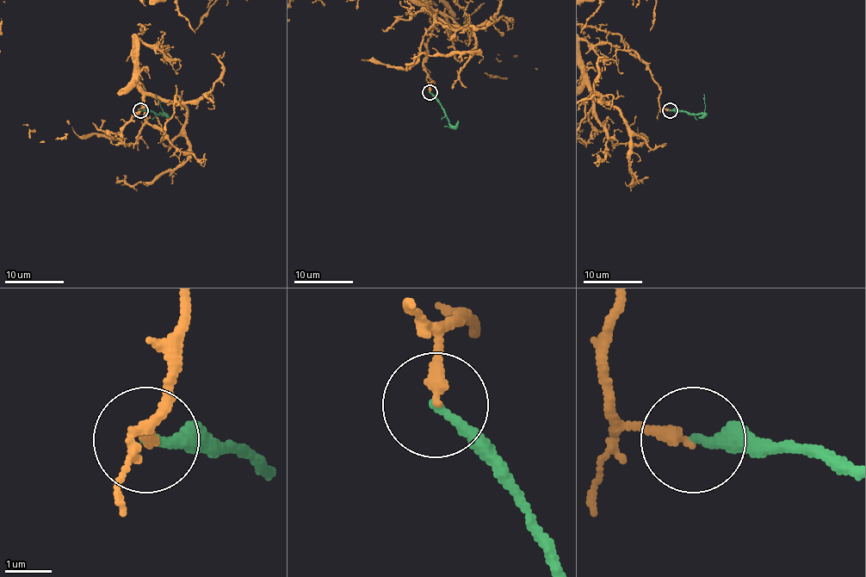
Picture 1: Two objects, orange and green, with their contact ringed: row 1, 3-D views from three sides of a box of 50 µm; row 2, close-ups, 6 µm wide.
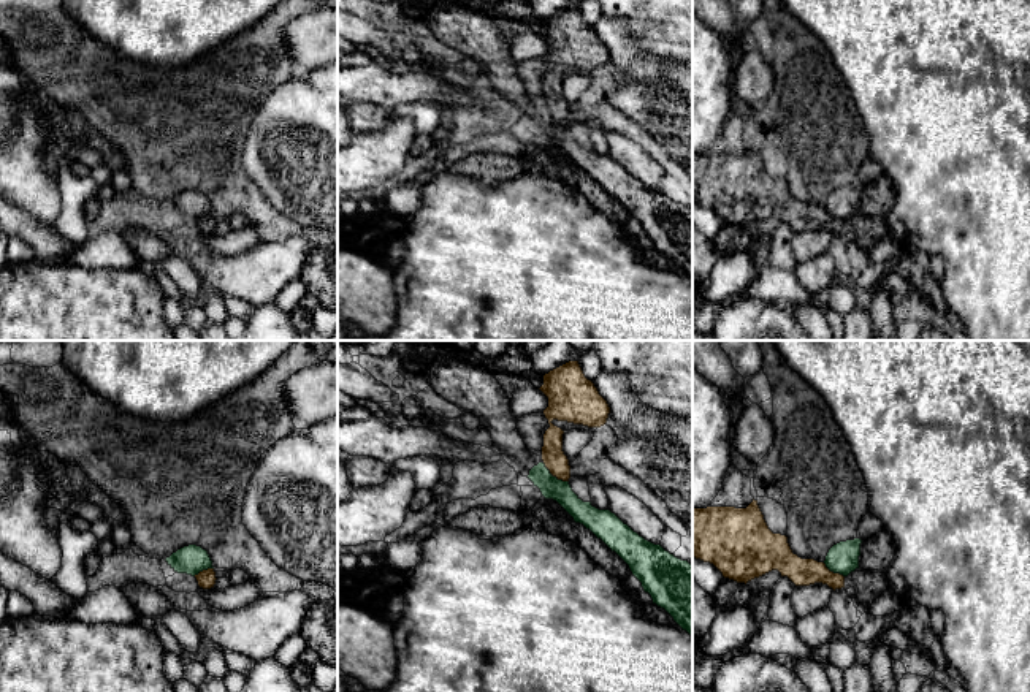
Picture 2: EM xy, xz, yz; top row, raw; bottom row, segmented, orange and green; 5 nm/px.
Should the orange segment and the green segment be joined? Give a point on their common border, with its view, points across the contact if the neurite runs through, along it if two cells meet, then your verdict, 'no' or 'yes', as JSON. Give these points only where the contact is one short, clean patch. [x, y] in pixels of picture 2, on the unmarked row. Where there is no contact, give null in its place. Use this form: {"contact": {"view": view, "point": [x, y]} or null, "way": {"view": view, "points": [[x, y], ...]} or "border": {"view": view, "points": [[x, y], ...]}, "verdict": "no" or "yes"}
{"contact": {"view": "xz", "point": [555, 121]}, "border": {"view": "xz", "points": [[542, 108], [553, 121], [568, 127]]}, "verdict": "no"}

